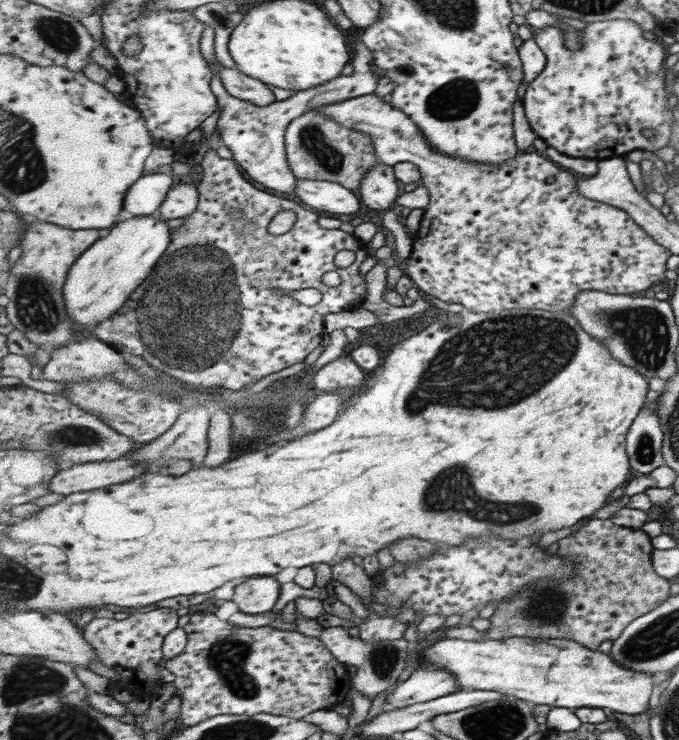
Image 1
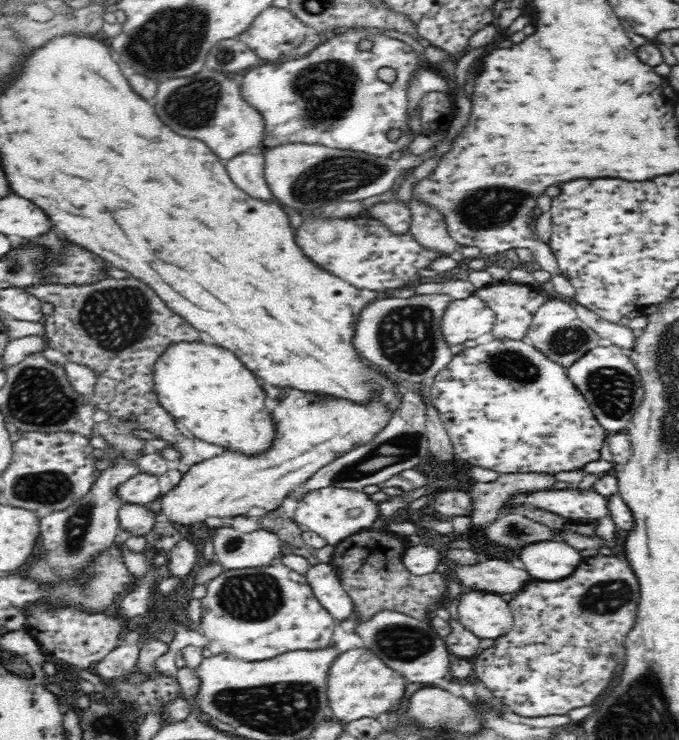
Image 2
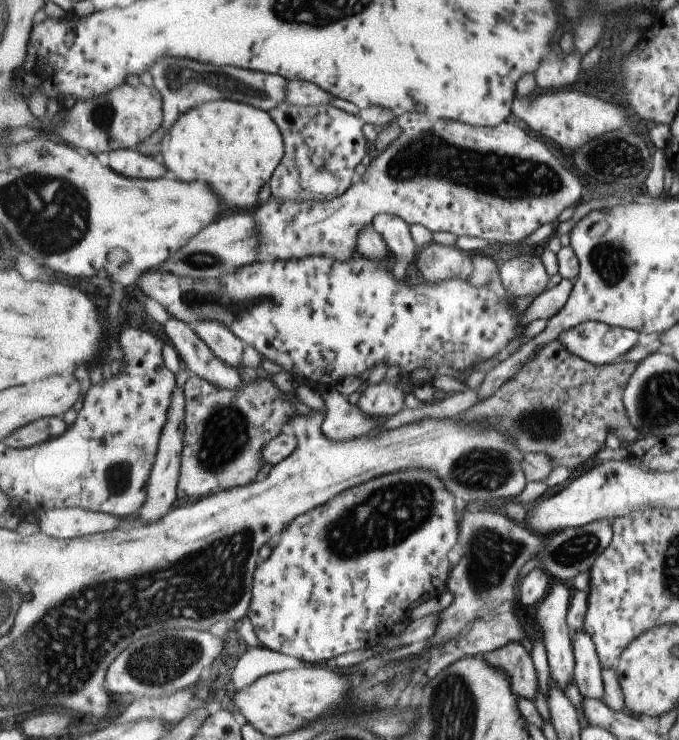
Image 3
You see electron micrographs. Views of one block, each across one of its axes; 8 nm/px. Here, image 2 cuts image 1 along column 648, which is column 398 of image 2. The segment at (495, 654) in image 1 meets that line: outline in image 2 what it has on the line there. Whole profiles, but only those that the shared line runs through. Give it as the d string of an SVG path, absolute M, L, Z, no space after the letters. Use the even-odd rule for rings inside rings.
M354 648L354 650L340 653L330 667L327 682L329 709L335 714L336 718L343 723L364 717L376 719L380 714L396 712L398 710L398 706L404 702L406 688L410 688L410 686L406 686L402 674L398 674L398 672L392 670L392 668L386 666L386 664L384 664L380 658L377 658L370 650L365 648Z

